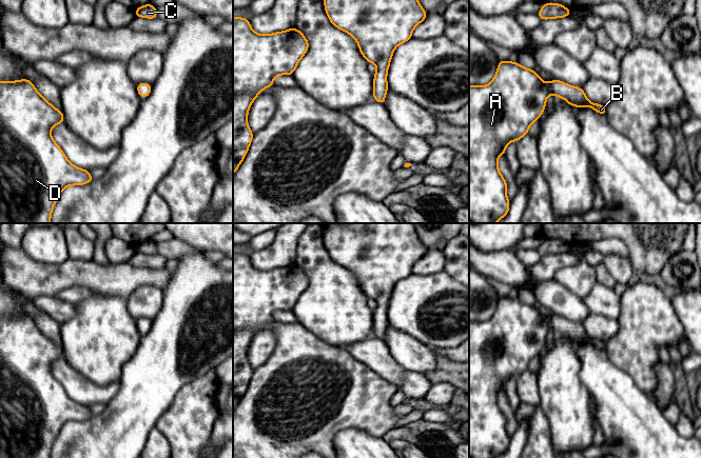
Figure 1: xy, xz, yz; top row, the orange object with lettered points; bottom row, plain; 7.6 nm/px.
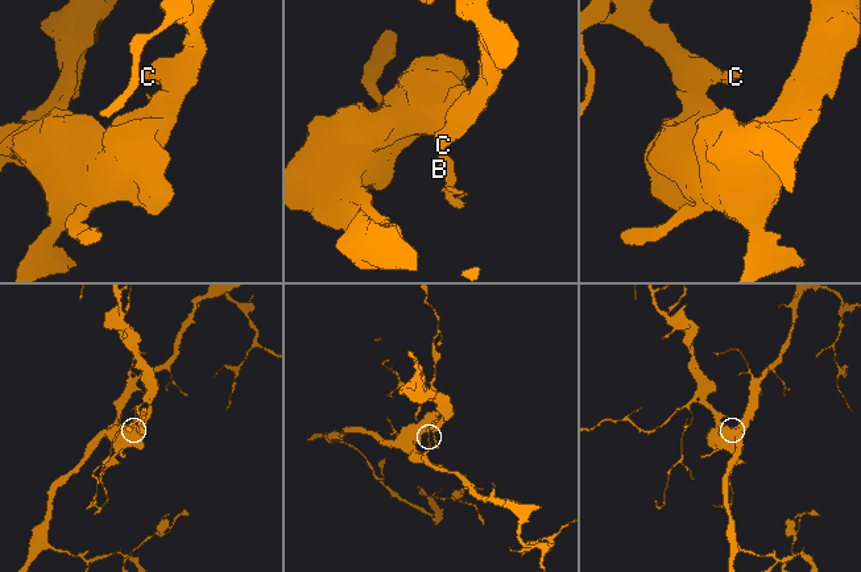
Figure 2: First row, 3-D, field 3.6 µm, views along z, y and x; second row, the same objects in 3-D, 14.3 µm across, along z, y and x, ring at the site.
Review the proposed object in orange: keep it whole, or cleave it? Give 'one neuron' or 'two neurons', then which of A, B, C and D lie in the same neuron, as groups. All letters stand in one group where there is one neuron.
one neuron; groups A B C D

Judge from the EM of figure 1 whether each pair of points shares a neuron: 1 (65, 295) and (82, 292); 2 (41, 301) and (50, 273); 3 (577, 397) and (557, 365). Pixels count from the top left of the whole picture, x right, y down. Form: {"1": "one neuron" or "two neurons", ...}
{"1": "one neuron", "2": "two neurons", "3": "one neuron"}

